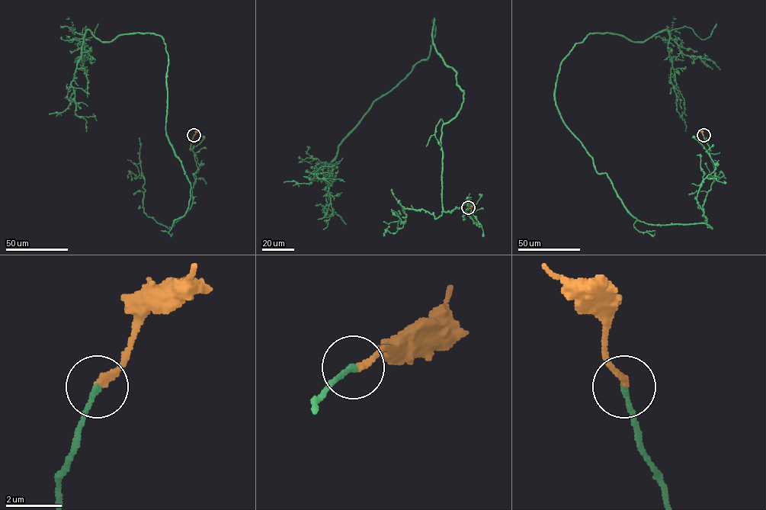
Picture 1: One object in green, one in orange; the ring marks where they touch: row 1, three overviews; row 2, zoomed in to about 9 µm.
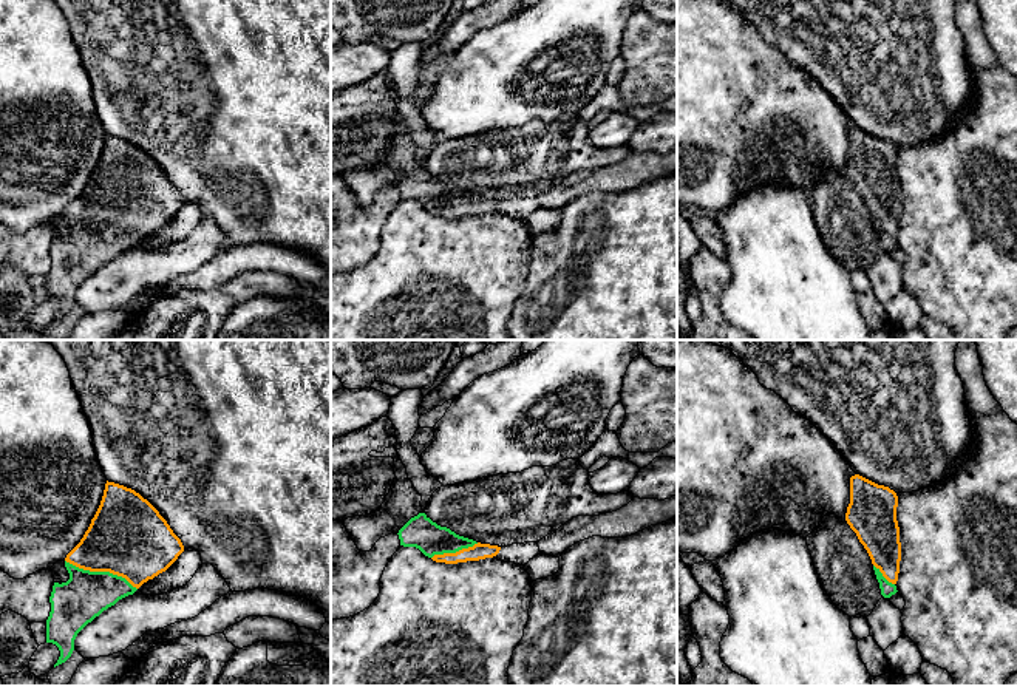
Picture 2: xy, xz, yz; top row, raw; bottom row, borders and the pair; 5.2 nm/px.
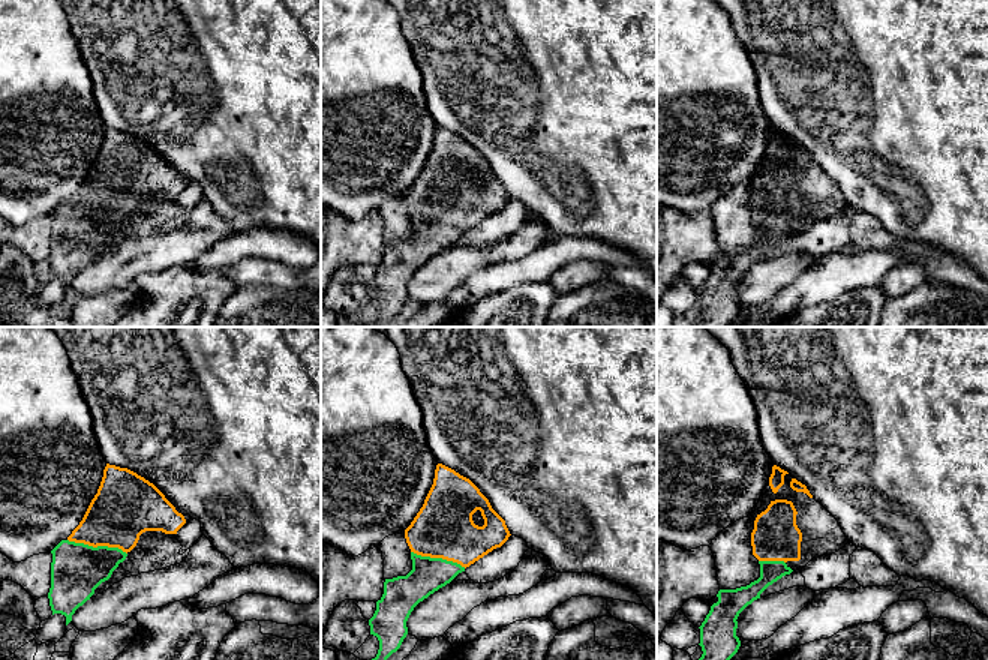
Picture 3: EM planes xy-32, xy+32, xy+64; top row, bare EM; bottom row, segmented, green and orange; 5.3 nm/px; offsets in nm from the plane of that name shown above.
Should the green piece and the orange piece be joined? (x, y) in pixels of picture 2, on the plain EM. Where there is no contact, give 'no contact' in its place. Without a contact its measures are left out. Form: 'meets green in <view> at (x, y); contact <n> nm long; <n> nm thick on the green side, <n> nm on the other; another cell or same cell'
meets green in xy at (101, 226); contact 400 nm long; 240 nm thick on the green side, 400 nm on the other; same cell

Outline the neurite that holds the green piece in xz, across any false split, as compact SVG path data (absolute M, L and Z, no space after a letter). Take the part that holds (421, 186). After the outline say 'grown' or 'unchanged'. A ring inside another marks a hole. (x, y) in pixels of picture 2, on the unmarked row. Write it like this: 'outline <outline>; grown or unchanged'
outline M425 167L411 172L397 188L400 199L416 201L433 215L445 218L493 212L501 204L498 199L459 190L450 182L433 176Z; grown

